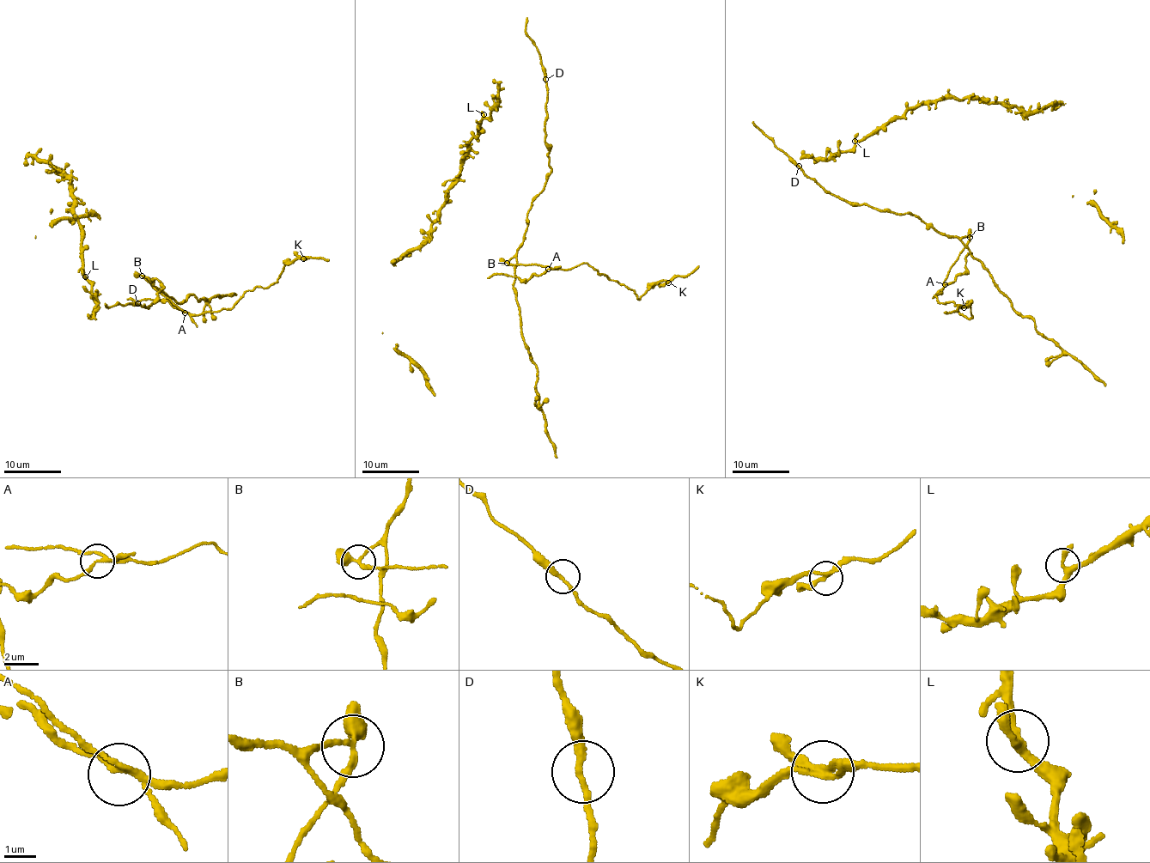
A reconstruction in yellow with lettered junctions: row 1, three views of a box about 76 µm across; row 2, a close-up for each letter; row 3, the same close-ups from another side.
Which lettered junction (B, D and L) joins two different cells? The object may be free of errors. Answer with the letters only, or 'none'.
B

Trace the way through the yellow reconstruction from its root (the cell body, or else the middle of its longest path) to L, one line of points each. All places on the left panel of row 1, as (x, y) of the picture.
L: (99, 306), (94, 311), (97, 300), (85, 276)

